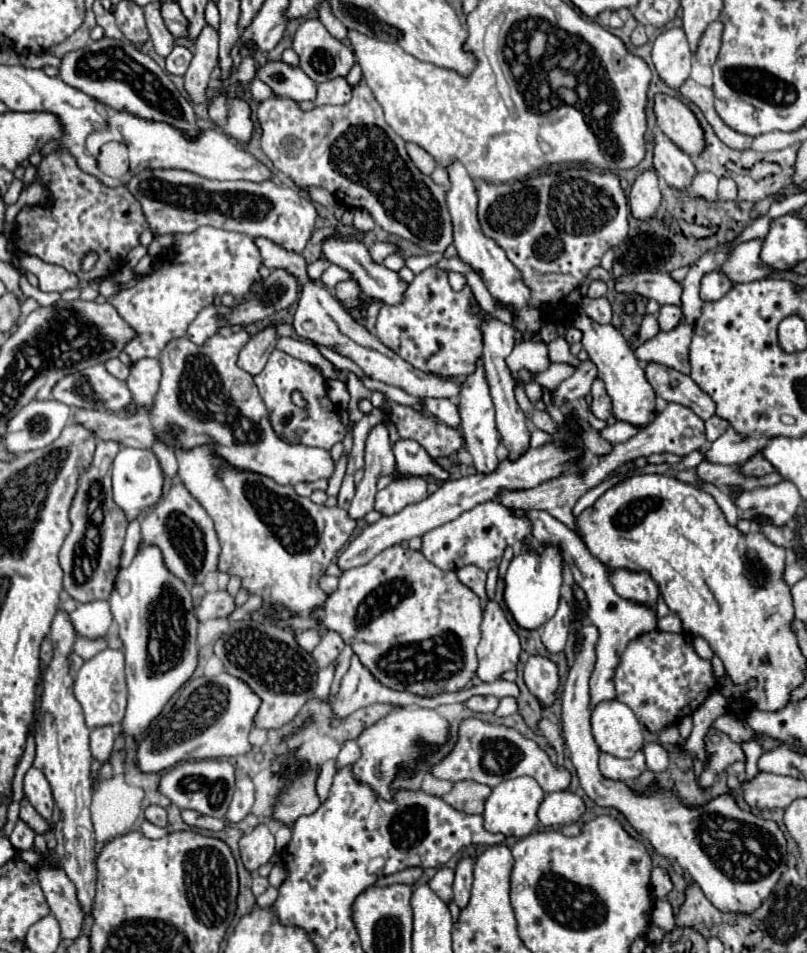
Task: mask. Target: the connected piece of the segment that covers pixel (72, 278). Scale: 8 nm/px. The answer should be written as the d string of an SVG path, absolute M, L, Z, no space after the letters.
M15 256L13 266L25 268L27 272L33 272L39 278L39 288L43 292L65 292L69 288L79 286L79 278L73 272L67 272L61 266L45 264L35 256Z

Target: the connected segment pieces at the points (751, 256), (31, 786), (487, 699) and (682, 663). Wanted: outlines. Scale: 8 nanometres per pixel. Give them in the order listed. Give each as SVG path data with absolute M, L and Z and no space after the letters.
M753 238L737 244L731 258L719 270L727 274L735 284L753 282L777 274L777 270L765 268L765 264L761 264L761 240L763 238Z
M31 768L25 774L23 790L25 790L25 798L33 804L33 808L39 812L39 816L49 822L51 812L55 808L55 800L53 800L51 786L49 786L45 774L41 770L37 770L37 768Z
M473 696L465 702L465 706L475 710L475 712L495 712L499 706L499 698L495 698L495 696Z
M647 632L637 636L635 640L631 640L631 644L627 646L627 650L621 656L621 664L615 670L615 688L617 688L617 700L621 700L623 704L627 704L637 716L639 720L651 730L651 732L659 732L661 728L669 726L669 724L677 724L683 716L691 714L699 704L703 704L703 700L713 692L719 690L727 696L729 700L729 710L749 710L749 702L743 698L745 688L749 686L733 686L729 678L725 678L725 682L719 686L713 680L713 668L709 660L701 660L695 650L693 650L693 638L689 634L667 634L667 632Z

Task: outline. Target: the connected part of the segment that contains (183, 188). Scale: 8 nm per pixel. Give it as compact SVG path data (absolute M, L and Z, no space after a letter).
M177 168L145 170L131 178L131 194L141 202L143 214L149 226L161 234L189 234L199 226L215 226L233 232L245 232L249 236L265 236L287 250L301 252L311 238L317 218L315 204L303 198L293 188L283 188L275 182L219 182L201 178L193 172L181 172Z

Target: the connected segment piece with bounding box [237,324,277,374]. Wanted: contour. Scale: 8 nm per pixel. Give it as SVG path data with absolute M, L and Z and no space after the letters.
M271 324L257 332L239 352L239 368L243 368L249 374L259 374L269 358L269 352L275 350L277 344L277 328Z

